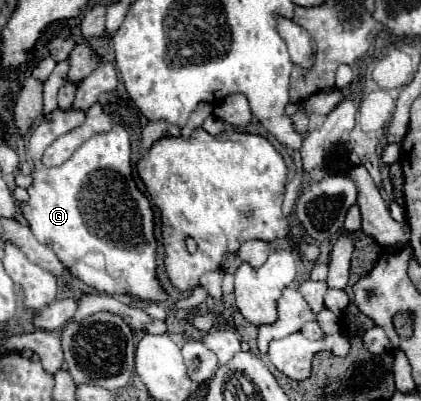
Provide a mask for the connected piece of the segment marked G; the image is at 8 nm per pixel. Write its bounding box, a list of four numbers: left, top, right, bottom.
[21,111,167,301]

